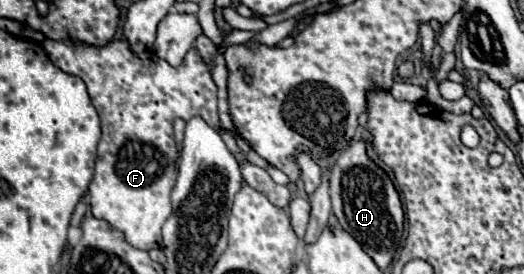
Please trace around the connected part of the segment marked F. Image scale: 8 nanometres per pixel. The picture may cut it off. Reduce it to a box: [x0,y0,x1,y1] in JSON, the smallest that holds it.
[43,41,235,251]

